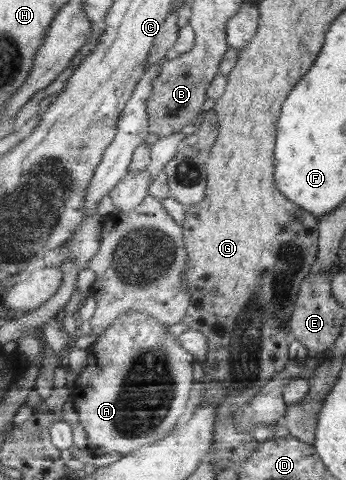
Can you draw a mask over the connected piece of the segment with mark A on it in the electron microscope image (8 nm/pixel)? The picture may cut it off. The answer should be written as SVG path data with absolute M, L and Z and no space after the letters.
M130 311L114 322L89 352L88 368L80 375L78 388L73 395L76 412L89 436L89 453L104 456L115 452L126 457L171 436L180 418L185 418L184 408L192 388L194 358L176 342L176 336L168 331L168 325L148 313Z

